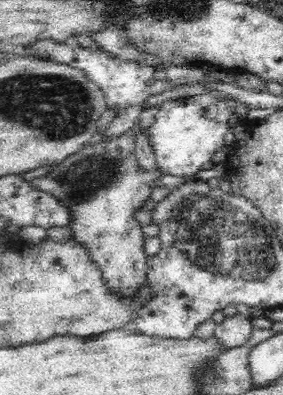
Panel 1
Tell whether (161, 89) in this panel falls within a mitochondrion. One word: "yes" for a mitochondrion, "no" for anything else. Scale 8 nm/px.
no

